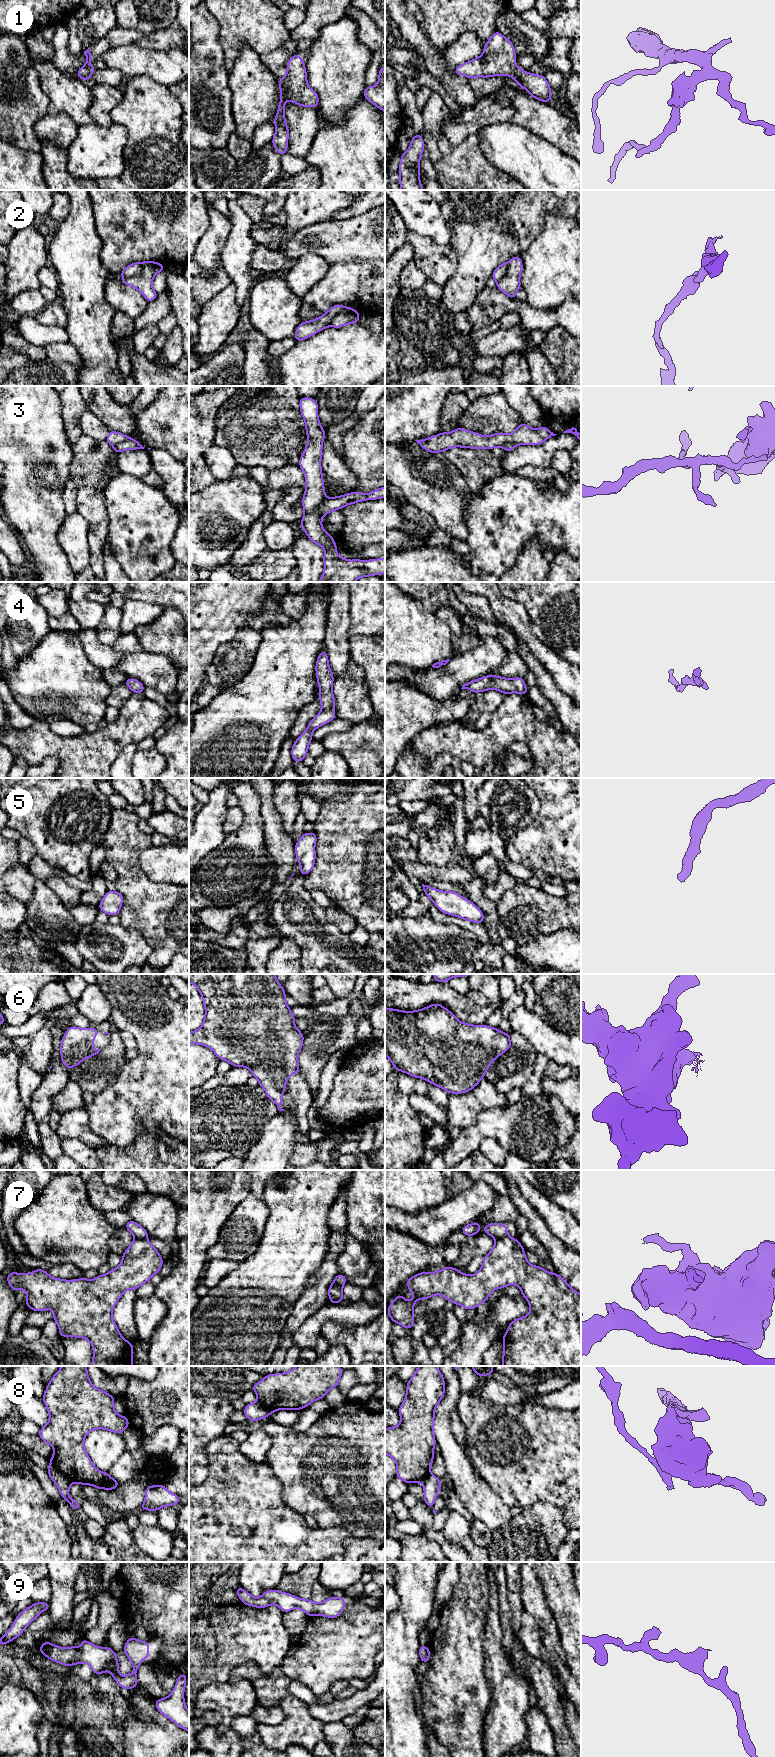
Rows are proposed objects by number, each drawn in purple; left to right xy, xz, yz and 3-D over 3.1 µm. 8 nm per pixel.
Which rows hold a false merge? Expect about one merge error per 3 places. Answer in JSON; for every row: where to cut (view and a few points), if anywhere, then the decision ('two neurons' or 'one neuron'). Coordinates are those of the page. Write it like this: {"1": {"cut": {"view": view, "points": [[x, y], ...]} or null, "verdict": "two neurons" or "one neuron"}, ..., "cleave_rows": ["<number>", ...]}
{"1": {"cut": null, "verdict": "one neuron"}, "2": {"cut": {"view": "xy", "points": [[142, 264], [142, 269], [137, 274], [123, 278]]}, "verdict": "two neurons"}, "3": {"cut": {"view": "xz", "points": [[325, 497], [317, 508], [317, 511], [322, 516]]}, "verdict": "two neurons"}, "4": {"cut": null, "verdict": "one neuron"}, "5": {"cut": null, "verdict": "one neuron"}, "6": {"cut": null, "verdict": "one neuron"}, "7": {"cut": {"view": "xy", "points": [[135, 1238], [147, 1241]]}, "verdict": "two neurons"}, "8": {"cut": {"view": "xy", "points": [[50, 1461], [73, 1482]]}, "verdict": "two neurons"}, "9": {"cut": null, "verdict": "one neuron"}, "cleave_rows": ["2", "3", "7", "8"]}

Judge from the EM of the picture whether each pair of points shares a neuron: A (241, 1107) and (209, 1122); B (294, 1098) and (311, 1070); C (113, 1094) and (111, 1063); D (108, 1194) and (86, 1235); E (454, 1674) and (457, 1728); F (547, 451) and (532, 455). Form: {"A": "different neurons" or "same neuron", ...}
{"A": "same neuron", "B": "different neurons", "C": "different neurons", "D": "different neurons", "E": "same neuron", "F": "same neuron"}

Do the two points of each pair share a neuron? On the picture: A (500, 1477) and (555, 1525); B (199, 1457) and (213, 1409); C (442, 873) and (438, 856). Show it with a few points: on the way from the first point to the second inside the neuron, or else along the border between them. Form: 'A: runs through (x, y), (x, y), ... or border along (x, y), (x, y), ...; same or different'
A: border along (556, 1505), (535, 1502), (522, 1510); different
B: runs through (199, 1445), (199, 1424), (202, 1421); same
C: border along (419, 861), (437, 866), (461, 865), (465, 867); different

